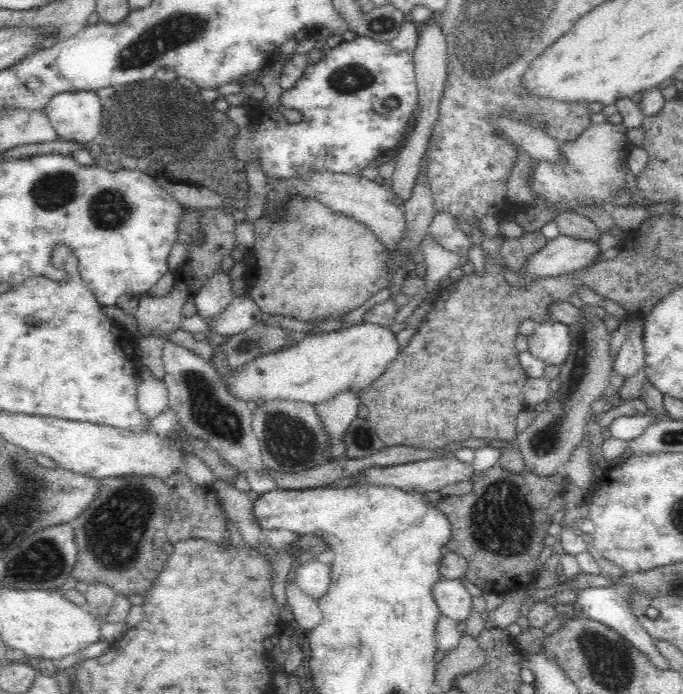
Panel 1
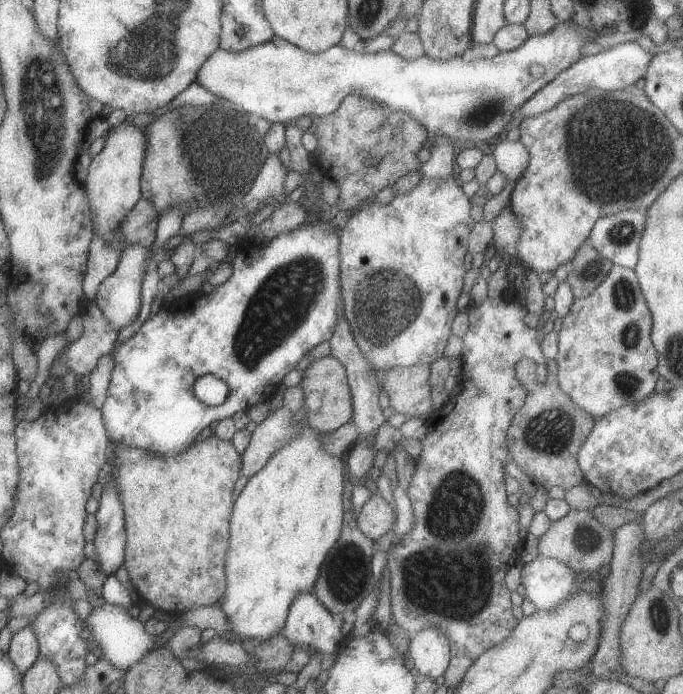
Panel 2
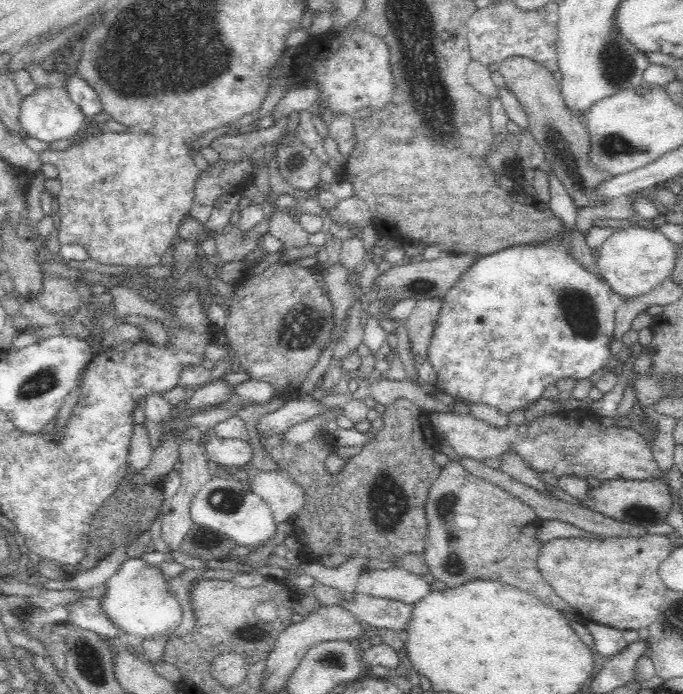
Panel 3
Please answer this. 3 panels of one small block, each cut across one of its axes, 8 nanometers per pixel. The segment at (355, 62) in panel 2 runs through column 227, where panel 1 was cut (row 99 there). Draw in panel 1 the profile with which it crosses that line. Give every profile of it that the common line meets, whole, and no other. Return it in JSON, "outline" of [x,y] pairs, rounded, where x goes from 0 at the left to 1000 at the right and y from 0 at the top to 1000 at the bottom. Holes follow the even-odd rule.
{"outline":[[[141,131],[79,135],[67,159],[86,202],[126,207],[146,195],[151,154]]]}

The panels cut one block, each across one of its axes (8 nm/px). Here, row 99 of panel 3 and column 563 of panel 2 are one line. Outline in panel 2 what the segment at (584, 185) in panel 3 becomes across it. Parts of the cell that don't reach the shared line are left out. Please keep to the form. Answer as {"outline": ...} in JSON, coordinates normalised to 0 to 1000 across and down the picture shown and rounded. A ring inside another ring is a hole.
{"outline":[[[836,733],[823,748],[808,751],[799,769],[789,775],[786,785],[792,803],[807,803],[829,813],[840,826],[861,824],[877,829],[880,818],[898,807],[900,767],[878,755],[867,738]]]}

